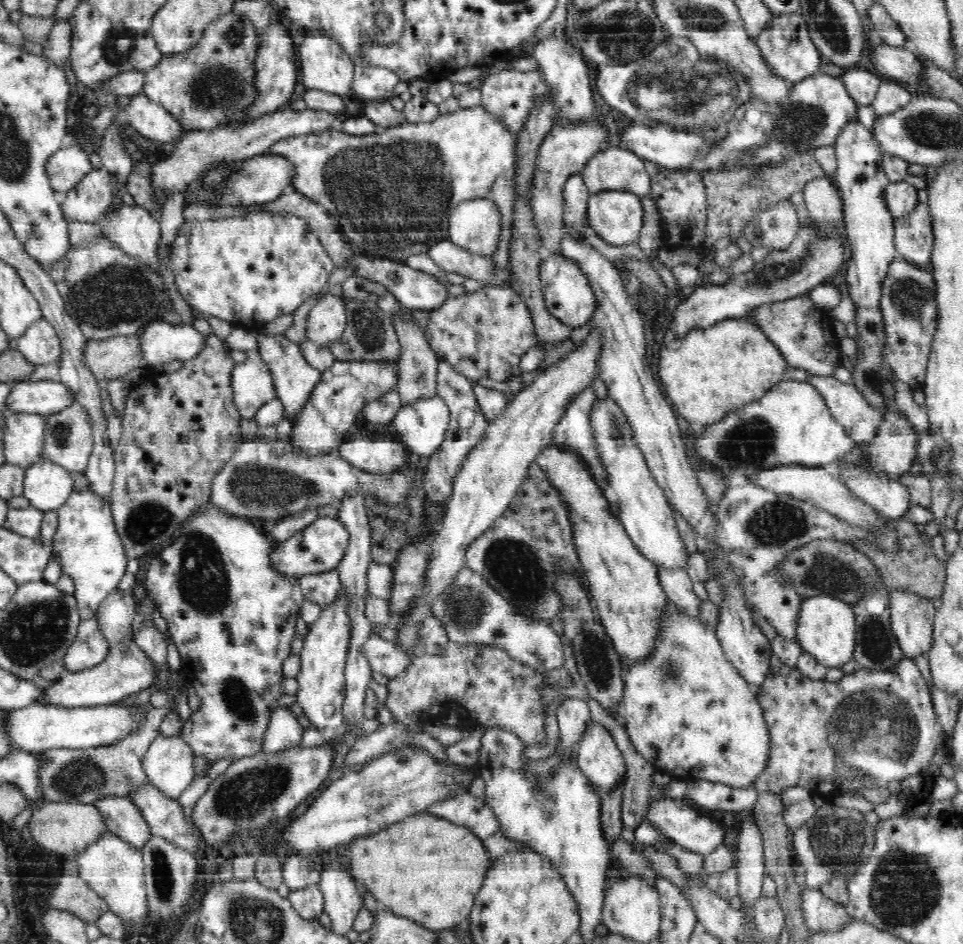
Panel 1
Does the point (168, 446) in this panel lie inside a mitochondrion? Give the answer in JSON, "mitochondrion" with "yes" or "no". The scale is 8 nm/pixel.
{"mitochondrion":"no"}

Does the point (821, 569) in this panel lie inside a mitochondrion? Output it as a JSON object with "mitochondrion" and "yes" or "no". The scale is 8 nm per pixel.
{"mitochondrion":"yes"}

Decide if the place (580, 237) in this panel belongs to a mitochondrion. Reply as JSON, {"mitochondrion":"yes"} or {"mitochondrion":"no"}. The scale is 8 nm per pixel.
{"mitochondrion":"no"}

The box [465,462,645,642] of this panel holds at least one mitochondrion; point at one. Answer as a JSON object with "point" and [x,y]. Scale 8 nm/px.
{"point":[515,564]}

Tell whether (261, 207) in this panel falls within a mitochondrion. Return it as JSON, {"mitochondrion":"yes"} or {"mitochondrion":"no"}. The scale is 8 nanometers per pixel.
{"mitochondrion":"no"}

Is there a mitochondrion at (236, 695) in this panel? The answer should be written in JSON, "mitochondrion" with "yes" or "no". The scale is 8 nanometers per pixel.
{"mitochondrion":"yes"}

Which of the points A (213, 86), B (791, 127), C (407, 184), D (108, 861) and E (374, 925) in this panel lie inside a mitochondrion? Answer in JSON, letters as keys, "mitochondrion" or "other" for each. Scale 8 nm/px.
{"A":"mitochondrion","B":"mitochondrion","C":"mitochondrion","D":"other","E":"other"}

